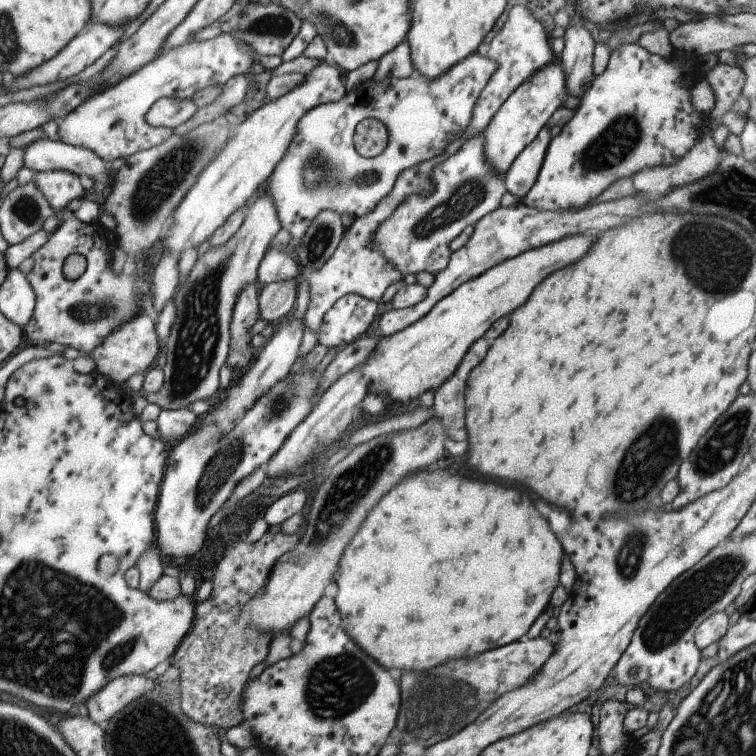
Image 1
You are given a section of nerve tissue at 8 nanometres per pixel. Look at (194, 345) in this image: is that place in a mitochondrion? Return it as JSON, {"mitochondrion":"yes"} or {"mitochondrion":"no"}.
{"mitochondrion":"yes"}

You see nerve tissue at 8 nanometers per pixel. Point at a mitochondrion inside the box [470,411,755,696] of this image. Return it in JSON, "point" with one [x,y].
{"point":[667,624]}

